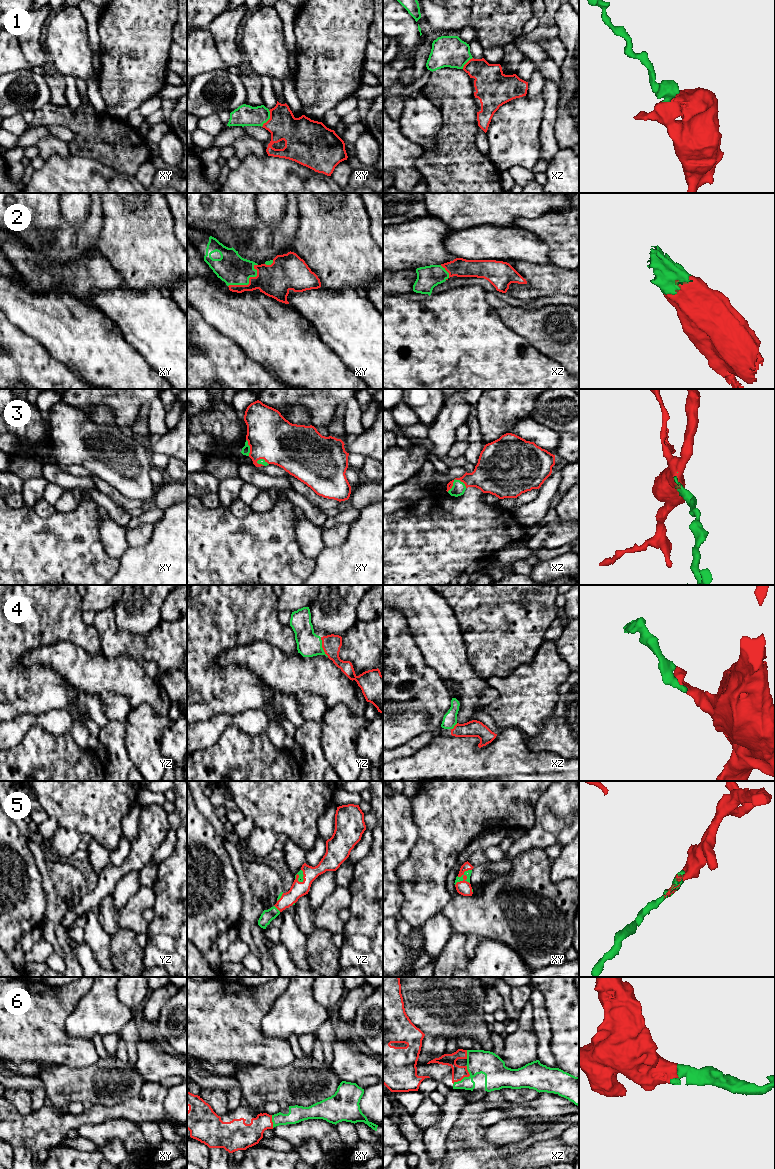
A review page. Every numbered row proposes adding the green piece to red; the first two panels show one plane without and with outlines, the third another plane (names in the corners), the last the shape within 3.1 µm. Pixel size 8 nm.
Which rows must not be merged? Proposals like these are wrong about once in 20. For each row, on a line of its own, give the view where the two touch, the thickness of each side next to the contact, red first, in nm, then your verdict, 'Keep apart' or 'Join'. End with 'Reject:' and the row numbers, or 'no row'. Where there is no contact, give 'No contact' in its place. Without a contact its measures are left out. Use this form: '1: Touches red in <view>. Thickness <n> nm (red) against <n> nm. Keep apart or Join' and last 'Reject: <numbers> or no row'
1: Touches red in xy. Thickness 240 nm (red) against 180 nm. Join
2: Touches red in xy. Thickness 260 nm (red) against 240 nm. Join
3: Touches red in xz. Thickness 220 nm (red) against 110 nm. Join
4: Touches red in yz. Thickness 160 nm (red) against 200 nm. Join
5: Touches red in xy. Thickness 120 nm (red) against 50 nm. Join
6: Touches red in xz. Thickness 110 nm (red) against 200 nm. Join
Reject: no row

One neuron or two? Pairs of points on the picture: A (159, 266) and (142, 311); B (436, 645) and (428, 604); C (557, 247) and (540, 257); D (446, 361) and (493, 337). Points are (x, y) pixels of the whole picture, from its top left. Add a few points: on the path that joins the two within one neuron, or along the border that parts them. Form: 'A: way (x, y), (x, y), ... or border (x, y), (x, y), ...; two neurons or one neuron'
A: border (128, 287), (144, 290), (153, 285), (168, 295); two neurons
B: way (436, 635), (428, 614); one neuron
C: border (534, 233), (548, 246), (550, 262); two neurons
D: way (458, 356), (481, 349); one neuron

